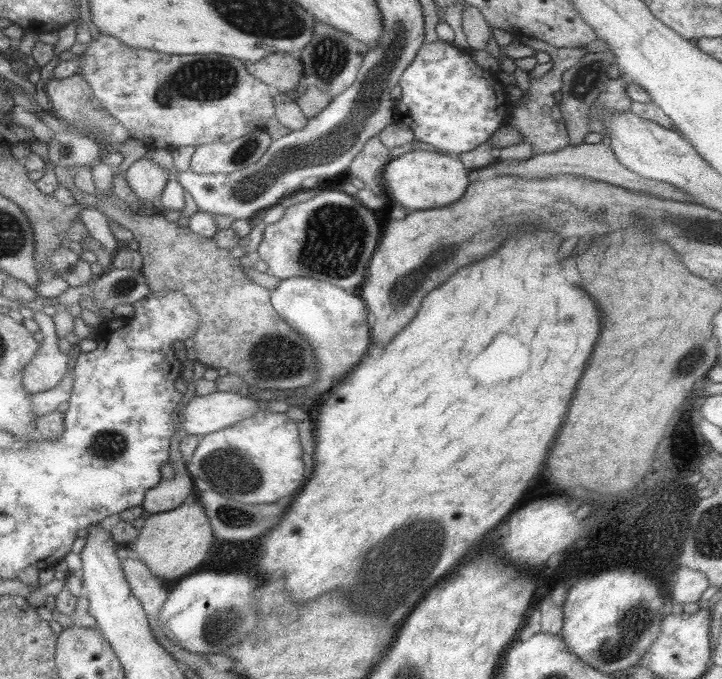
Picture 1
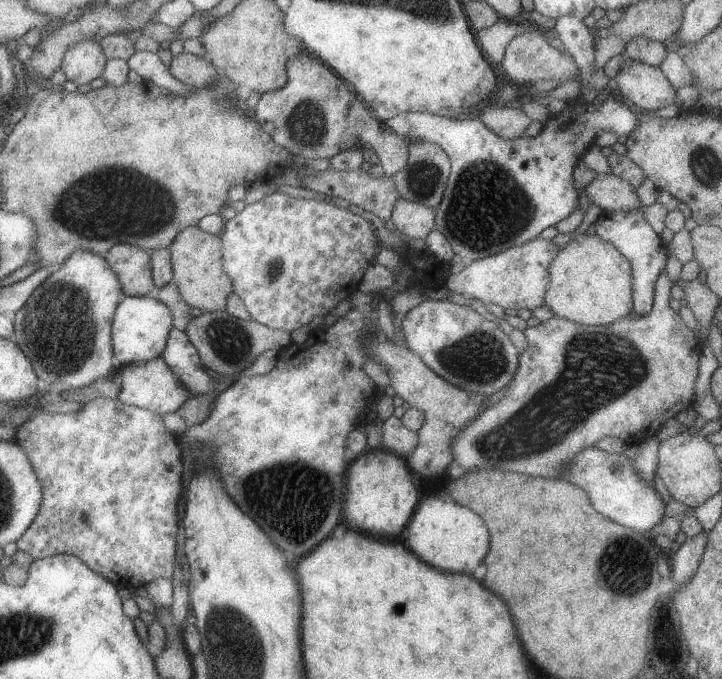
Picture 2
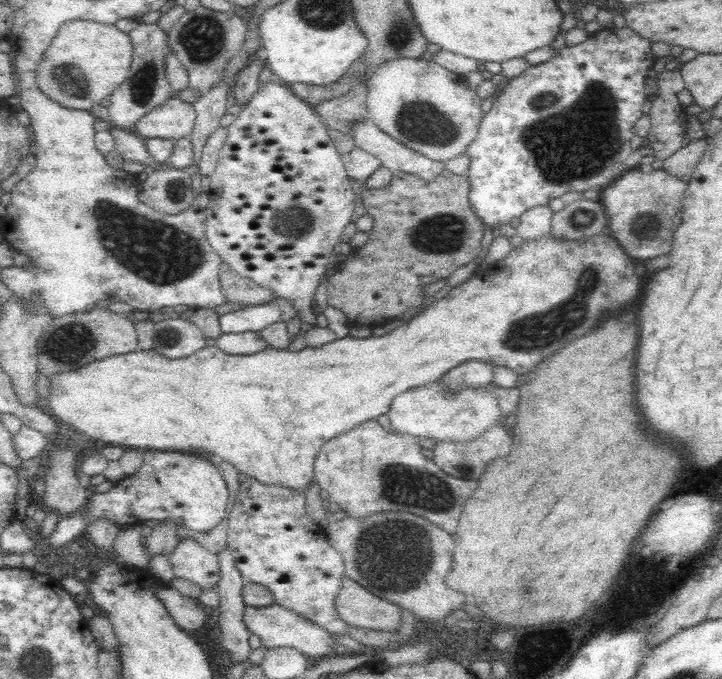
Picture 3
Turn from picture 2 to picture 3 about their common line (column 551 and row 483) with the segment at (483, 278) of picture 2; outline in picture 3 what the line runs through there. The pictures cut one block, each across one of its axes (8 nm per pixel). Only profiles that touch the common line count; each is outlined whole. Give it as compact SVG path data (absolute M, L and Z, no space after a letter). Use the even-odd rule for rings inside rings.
M248 478L234 498L234 508L228 520L228 548L234 552L236 568L242 572L246 582L266 586L274 596L274 604L280 604L300 614L302 618L316 622L330 634L350 636L352 626L348 622L342 622L334 606L338 594L344 590L344 560L328 542L324 528L320 528L308 518L306 494L290 492L290 488L266 488L254 482L254 478Z

